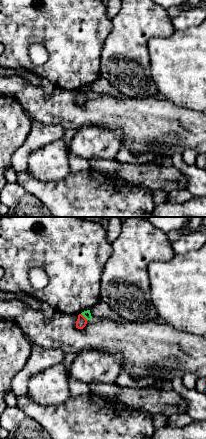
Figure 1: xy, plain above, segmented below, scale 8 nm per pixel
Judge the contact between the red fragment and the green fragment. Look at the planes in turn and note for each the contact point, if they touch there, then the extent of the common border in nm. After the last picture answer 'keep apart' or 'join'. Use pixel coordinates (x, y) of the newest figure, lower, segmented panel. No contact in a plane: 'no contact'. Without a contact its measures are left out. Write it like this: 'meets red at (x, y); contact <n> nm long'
meets red at (84, 317); contact 80 nm long

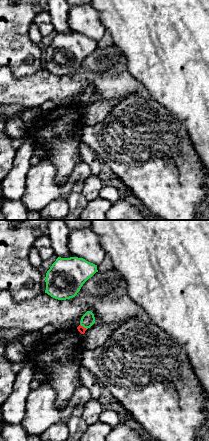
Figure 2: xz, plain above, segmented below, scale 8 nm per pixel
meets red at (82, 326); contact 70 nm long

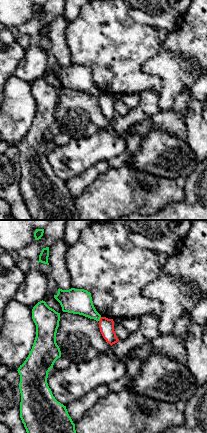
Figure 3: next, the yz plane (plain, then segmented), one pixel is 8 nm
meets red at (100, 319); contact 40 nm long

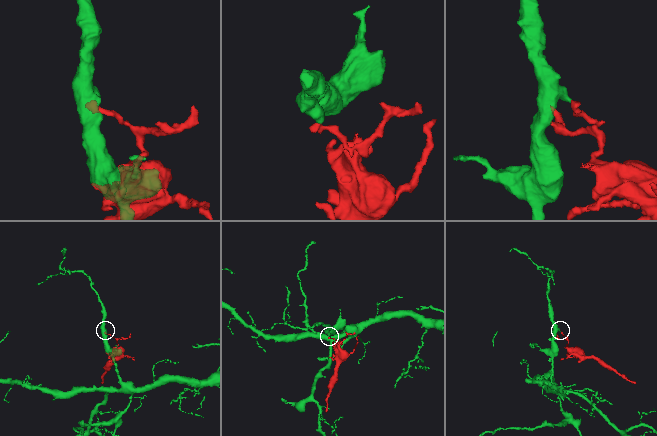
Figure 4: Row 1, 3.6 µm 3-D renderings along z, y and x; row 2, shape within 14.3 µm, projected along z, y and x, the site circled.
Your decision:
keep apart

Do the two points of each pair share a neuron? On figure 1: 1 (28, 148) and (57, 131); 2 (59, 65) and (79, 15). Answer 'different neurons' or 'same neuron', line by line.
1: same neuron
2: same neuron

